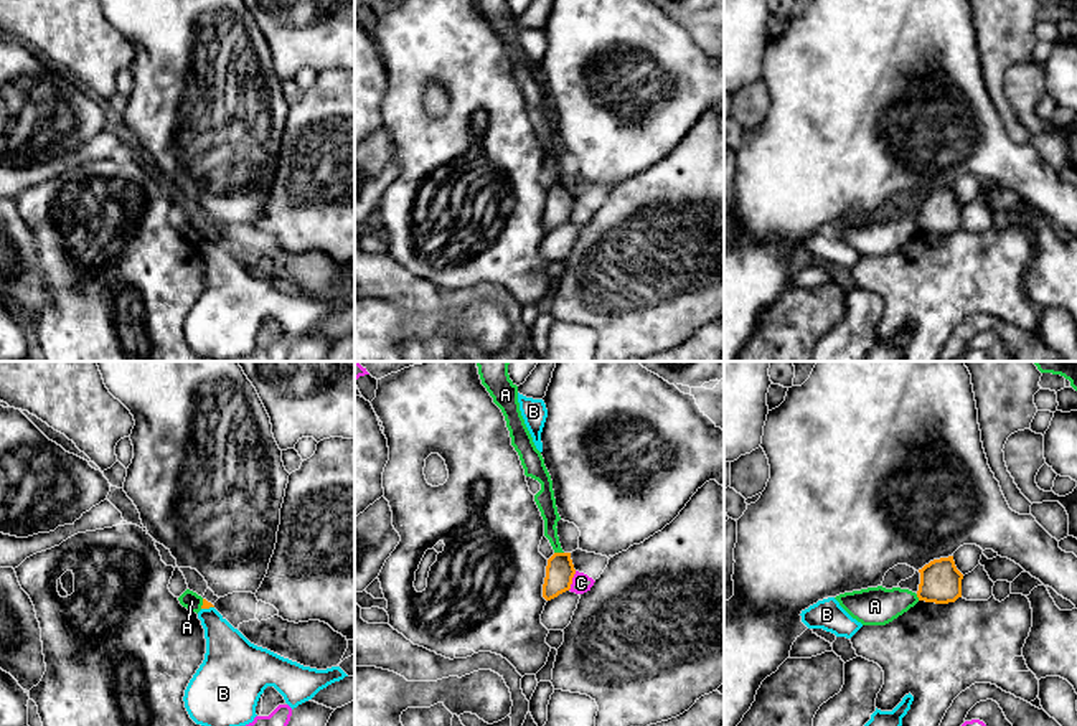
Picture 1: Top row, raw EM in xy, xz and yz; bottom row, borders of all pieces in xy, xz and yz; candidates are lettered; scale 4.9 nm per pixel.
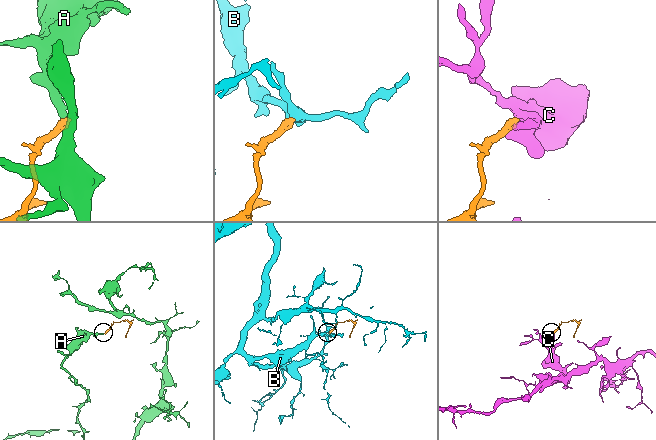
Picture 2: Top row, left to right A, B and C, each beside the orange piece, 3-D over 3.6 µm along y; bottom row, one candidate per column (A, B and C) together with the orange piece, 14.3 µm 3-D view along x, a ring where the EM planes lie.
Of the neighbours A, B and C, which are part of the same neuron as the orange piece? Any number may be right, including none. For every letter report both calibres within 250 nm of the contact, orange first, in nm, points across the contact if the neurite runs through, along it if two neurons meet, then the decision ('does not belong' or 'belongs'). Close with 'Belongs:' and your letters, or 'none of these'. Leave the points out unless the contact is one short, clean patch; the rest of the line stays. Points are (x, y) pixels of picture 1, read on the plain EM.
A: 140 nm thick on the orange side, 90 nm on the other; border along xz (554, 182), (563, 183); does not belong
B: 40 nm thick on the orange side, 220 nm on the other; border along xy (213, 236), (202, 240); does not belong
C: 140 nm thick on the orange side, 100 nm on the other; border along xz (576, 202), (568, 220); does not belong
Belongs: none of these

